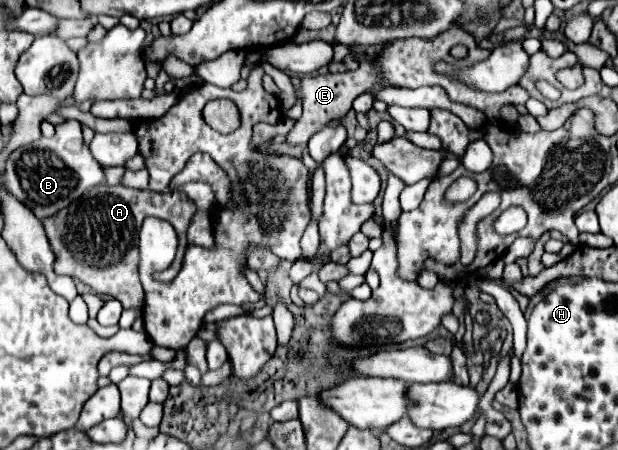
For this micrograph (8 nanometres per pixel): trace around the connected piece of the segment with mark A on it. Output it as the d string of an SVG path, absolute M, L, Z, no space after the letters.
M98 185L90 193L76 199L66 209L58 211L52 217L42 219L50 247L56 255L54 271L58 275L76 277L82 283L90 285L96 293L110 295L122 303L124 309L138 307L138 233L146 217L158 217L168 221L178 233L178 253L172 265L164 271L154 273L156 281L172 281L182 265L186 251L186 231L196 207L182 191L156 193L156 191L138 191L124 185Z

